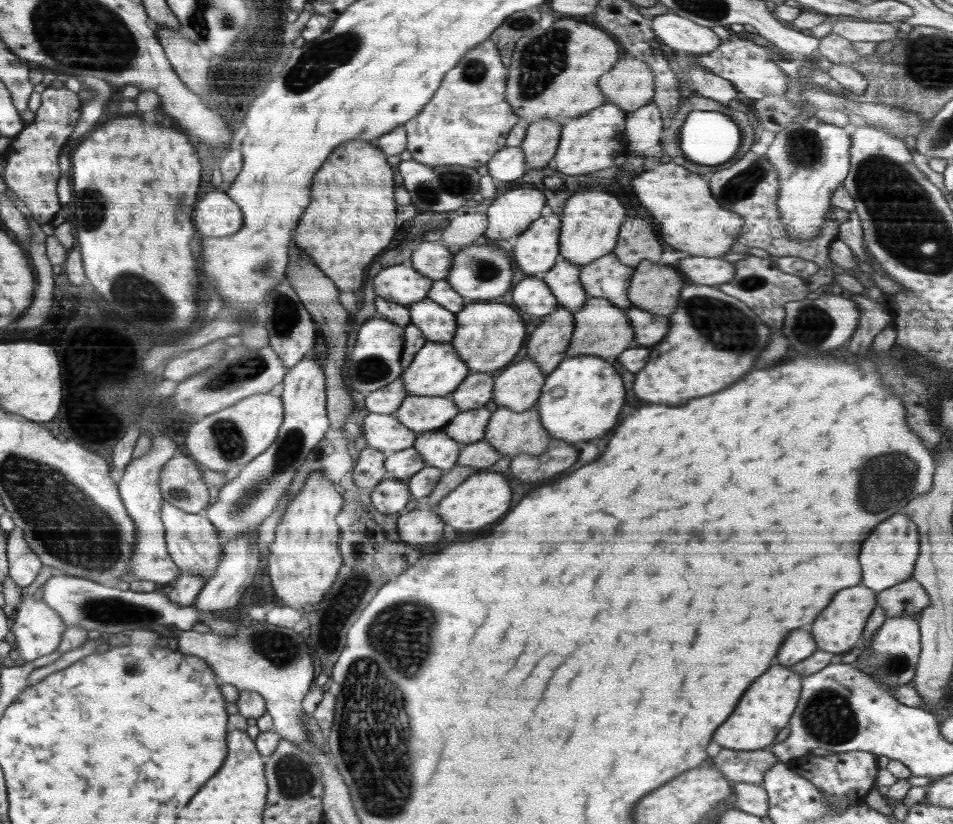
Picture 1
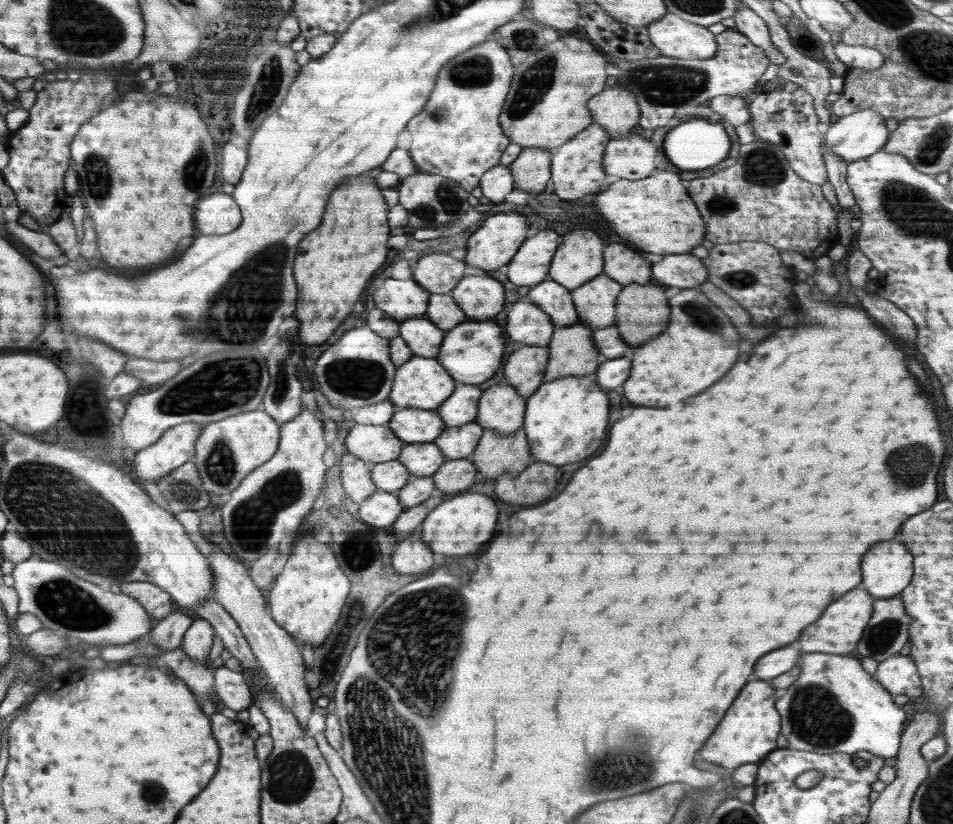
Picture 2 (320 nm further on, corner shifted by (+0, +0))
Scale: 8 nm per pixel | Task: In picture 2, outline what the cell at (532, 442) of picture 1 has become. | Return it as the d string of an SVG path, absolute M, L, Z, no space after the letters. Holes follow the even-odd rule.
M523 427L512 434L498 434L486 428L468 459L477 468L479 478L496 480L506 473L517 476L534 463L530 451Z

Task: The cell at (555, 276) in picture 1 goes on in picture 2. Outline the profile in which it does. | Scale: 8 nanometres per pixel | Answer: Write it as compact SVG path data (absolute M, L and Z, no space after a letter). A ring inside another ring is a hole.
M546 278L534 285L526 297L550 317L554 330L560 330L578 323L578 313L569 292L560 283Z

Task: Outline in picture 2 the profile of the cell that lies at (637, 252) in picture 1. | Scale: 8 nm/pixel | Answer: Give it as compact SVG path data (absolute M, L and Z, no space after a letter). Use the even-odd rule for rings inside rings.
M624 244L605 245L603 273L623 286L636 283L646 285L650 281L650 264Z

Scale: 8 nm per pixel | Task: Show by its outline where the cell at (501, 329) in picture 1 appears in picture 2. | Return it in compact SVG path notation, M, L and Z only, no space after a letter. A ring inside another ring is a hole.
M466 320L452 330L445 331L436 359L458 384L479 385L503 367L504 346L508 341L503 324L498 326L494 322Z

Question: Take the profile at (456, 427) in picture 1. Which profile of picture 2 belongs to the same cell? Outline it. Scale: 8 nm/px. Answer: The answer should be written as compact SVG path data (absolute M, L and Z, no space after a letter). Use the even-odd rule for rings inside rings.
M472 421L464 426L445 428L433 443L442 451L447 461L468 458L474 452L483 432L484 428Z

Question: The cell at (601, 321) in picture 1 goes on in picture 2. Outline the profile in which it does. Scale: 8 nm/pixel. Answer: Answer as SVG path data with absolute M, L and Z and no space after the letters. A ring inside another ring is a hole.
M581 323L555 330L547 344L549 359L543 382L550 382L565 376L592 374L603 361L599 348L593 342L591 328Z

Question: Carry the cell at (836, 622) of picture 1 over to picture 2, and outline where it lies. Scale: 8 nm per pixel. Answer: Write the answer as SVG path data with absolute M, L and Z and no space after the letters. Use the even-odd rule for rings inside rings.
M854 588L848 594L844 594L840 600L832 602L824 610L824 614L816 622L812 622L812 626L804 628L798 640L802 652L854 655L856 644L862 638L873 614L874 602L875 599L868 594L868 591L860 588Z

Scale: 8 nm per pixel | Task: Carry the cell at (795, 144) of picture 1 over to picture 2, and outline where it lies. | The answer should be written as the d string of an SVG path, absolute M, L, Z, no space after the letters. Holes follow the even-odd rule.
M870 109L838 117L823 131L823 145L847 164L870 157L883 150L888 142L886 121Z

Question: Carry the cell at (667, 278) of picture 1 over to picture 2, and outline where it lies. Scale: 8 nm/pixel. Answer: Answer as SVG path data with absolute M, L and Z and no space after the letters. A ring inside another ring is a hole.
M632 283L626 285L616 299L615 314L617 315L614 322L615 327L619 330L620 338L632 348L656 338L668 322L670 322L670 307L668 296L666 296L666 287L658 285L642 285Z

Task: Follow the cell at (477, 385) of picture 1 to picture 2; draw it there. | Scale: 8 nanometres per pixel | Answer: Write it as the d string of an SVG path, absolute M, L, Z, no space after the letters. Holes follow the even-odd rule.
M457 384L454 392L437 409L445 428L464 426L474 421L482 393L478 385Z

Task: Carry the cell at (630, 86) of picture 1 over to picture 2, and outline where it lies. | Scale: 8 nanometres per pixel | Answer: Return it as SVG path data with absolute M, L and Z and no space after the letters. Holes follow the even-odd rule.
M609 83L602 92L596 94L587 102L587 107L594 122L604 127L610 135L610 139L630 135L632 128L639 124L640 112L634 93L619 84L612 85Z

